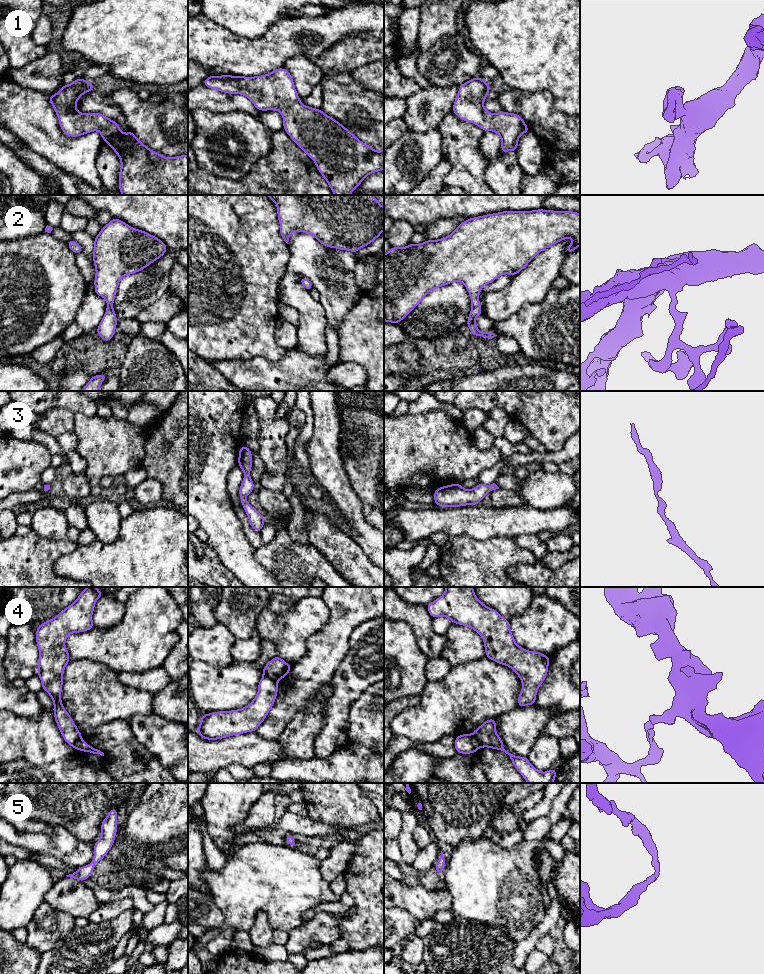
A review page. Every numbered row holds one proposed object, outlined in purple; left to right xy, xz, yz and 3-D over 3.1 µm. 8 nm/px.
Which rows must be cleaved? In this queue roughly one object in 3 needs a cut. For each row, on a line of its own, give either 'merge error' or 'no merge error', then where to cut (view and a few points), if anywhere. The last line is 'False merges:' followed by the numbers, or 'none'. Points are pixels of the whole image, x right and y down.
1: no merge error; cut none
2: no merge error; cut none
3: no merge error; cut none
4: merge error; cut xz (263, 673), (277, 681)
5: no merge error; cut none
False merges: 4

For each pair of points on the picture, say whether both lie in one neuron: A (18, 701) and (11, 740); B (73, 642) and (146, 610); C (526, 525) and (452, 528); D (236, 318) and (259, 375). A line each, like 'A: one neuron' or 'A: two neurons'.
A: two neurons
B: one neuron
C: one neuron
D: two neurons

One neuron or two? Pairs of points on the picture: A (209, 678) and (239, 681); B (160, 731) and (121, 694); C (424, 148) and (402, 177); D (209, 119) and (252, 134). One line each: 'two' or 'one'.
A: one
B: two
C: one
D: one

